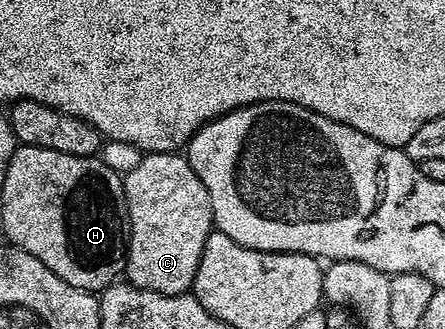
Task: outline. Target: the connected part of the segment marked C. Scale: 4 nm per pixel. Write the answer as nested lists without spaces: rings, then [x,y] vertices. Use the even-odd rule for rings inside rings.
[[[149,152],[123,177],[128,205],[126,280],[135,288],[167,296],[183,296],[191,289],[202,262],[206,238],[214,231],[210,194],[194,174],[187,155]]]

